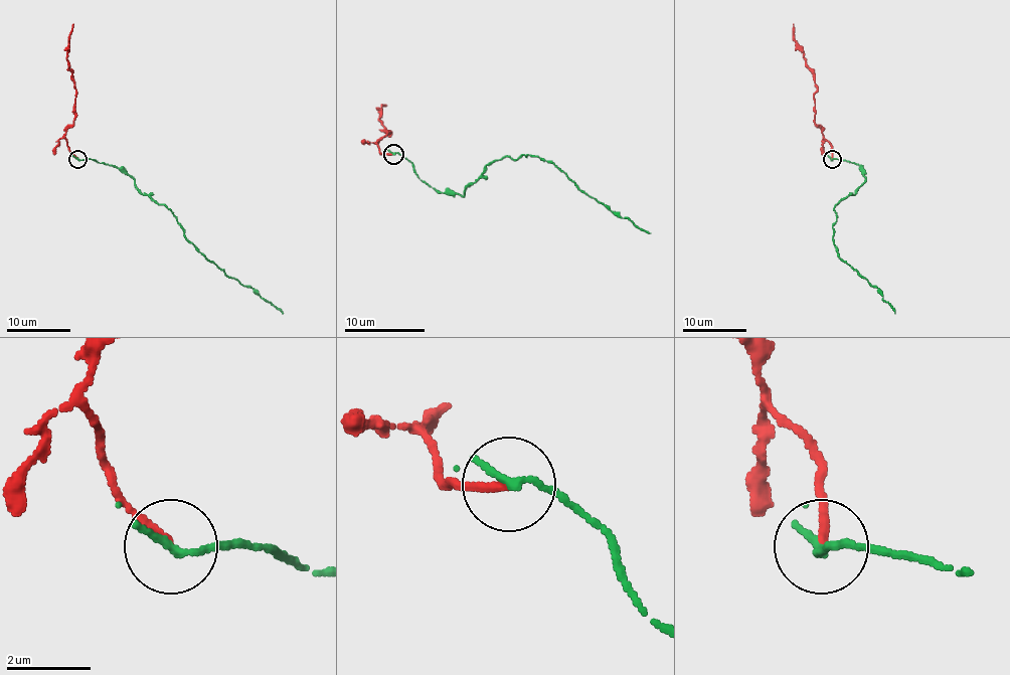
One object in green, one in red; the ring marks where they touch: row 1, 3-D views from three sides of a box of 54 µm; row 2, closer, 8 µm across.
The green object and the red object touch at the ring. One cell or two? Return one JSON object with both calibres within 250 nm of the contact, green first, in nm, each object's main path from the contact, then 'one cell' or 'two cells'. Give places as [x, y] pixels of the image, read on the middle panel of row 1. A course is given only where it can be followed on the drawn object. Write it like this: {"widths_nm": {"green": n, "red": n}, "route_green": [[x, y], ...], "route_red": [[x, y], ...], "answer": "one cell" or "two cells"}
{"widths_nm": {"green": 220, "red": 200}, "route_green": [[393, 154], [403, 156], [434, 188], [460, 194], [506, 156], [550, 160], [580, 190], [651, 232]], "route_red": [[393, 154], [381, 154], [377, 142], [387, 132], [389, 134], [379, 122], [383, 106], [387, 106]], "answer": "two cells"}

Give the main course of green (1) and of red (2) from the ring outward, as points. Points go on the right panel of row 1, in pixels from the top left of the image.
1: (832, 159), (859, 165), (864, 176), (854, 194), (834, 208), (837, 255), (877, 288), (894, 314)
2: (832, 159), (832, 146), (814, 124), (816, 83), (803, 48), (794, 37), (794, 24)

